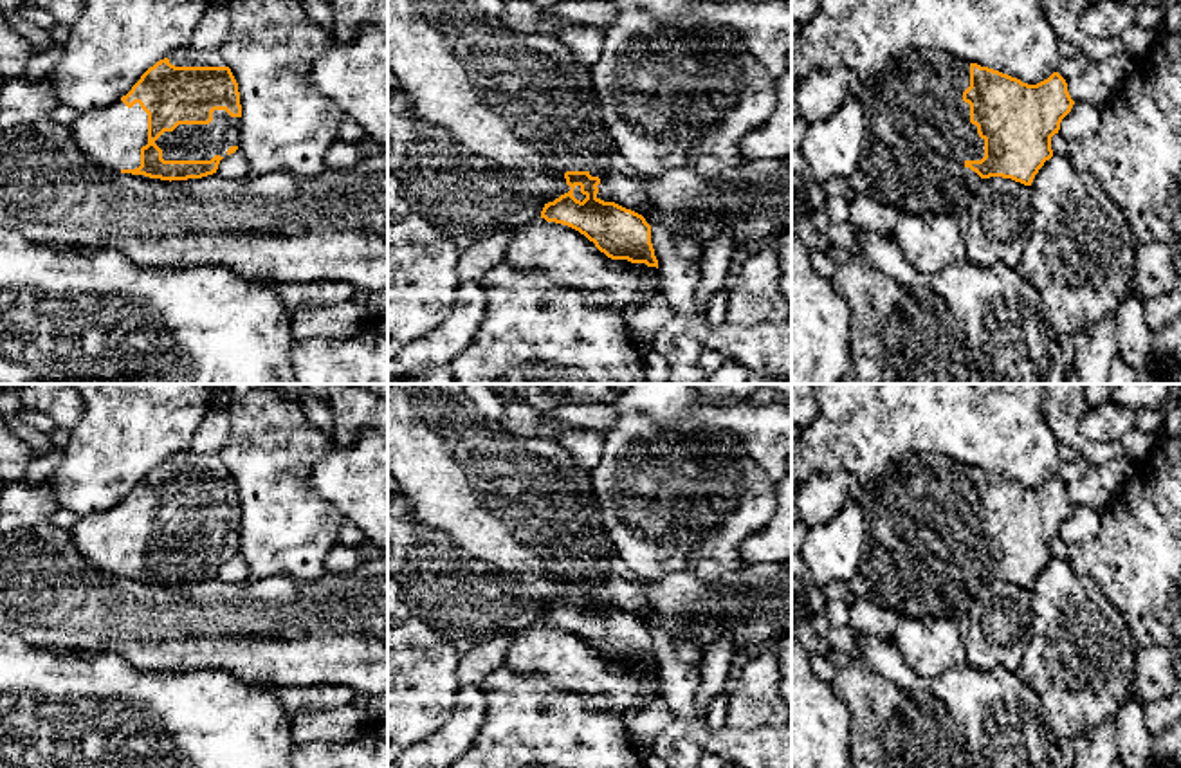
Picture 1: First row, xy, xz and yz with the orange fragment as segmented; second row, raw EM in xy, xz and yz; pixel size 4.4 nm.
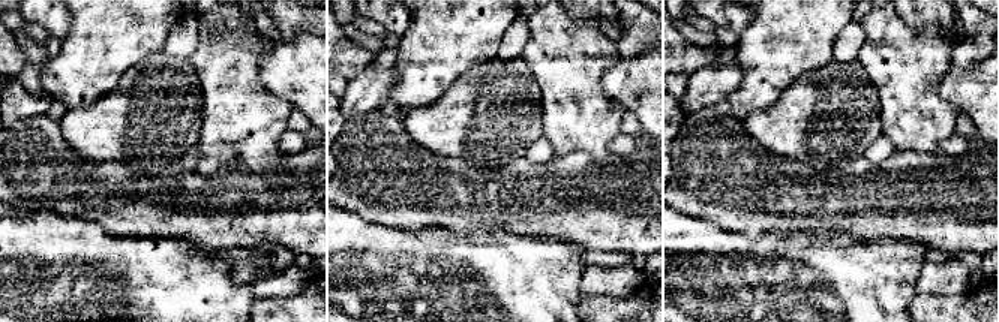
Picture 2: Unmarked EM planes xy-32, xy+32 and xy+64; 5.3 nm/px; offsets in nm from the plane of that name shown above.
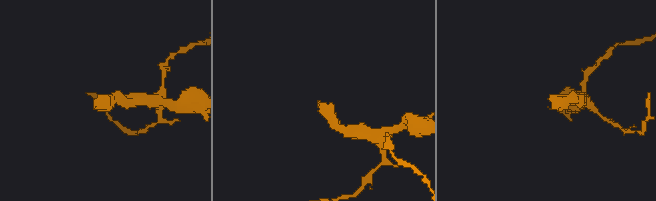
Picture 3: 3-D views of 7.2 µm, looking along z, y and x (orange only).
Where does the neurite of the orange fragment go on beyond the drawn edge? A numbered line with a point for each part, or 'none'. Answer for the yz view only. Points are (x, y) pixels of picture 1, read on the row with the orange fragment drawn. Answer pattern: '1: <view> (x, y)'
1: yz (918, 127)

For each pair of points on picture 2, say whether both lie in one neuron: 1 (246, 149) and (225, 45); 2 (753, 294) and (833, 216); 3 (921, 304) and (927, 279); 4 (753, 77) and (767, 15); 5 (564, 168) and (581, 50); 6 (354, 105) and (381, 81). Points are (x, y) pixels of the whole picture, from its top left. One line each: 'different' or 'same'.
1: same
2: different
3: different
4: same
5: different
6: same

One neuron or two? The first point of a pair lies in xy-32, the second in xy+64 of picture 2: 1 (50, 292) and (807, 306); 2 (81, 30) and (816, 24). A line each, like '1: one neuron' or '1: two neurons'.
1: one neuron
2: one neuron

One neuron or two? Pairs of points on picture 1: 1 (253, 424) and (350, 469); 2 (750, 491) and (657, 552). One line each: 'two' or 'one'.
1: two
2: one

